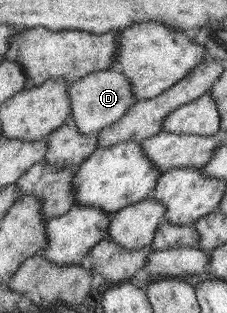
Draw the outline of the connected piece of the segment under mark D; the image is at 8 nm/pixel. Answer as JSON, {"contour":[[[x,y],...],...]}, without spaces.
{"contour":[[[115,67],[90,73],[81,79],[70,82],[71,116],[79,131],[96,135],[102,129],[121,120],[124,114],[136,103],[133,86],[126,75]]]}

